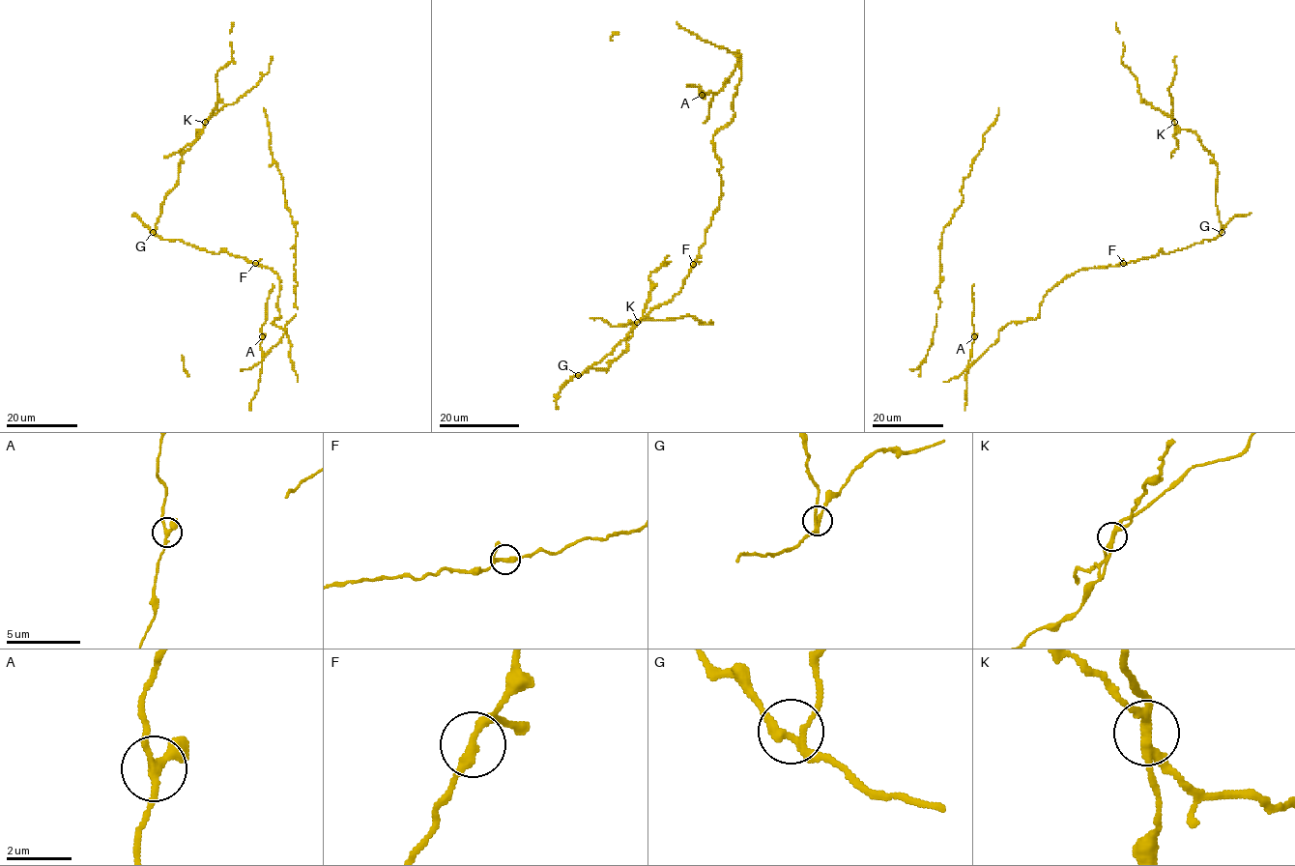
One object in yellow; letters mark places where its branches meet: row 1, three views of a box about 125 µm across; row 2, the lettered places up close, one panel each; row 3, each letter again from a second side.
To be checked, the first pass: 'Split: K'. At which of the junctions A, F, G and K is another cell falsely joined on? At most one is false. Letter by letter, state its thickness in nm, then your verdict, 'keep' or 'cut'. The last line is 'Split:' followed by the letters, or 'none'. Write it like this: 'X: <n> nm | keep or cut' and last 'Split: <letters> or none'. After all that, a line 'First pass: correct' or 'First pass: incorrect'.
A: 240 nm | keep
F: 240 nm | keep
G: 240 nm | keep
K: 240 nm | cut
Split: K
First pass: correct

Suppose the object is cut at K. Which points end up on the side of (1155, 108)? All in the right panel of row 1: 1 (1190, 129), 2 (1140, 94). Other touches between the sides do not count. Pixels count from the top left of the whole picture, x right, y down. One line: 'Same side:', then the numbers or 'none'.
Same side: 1, 2

